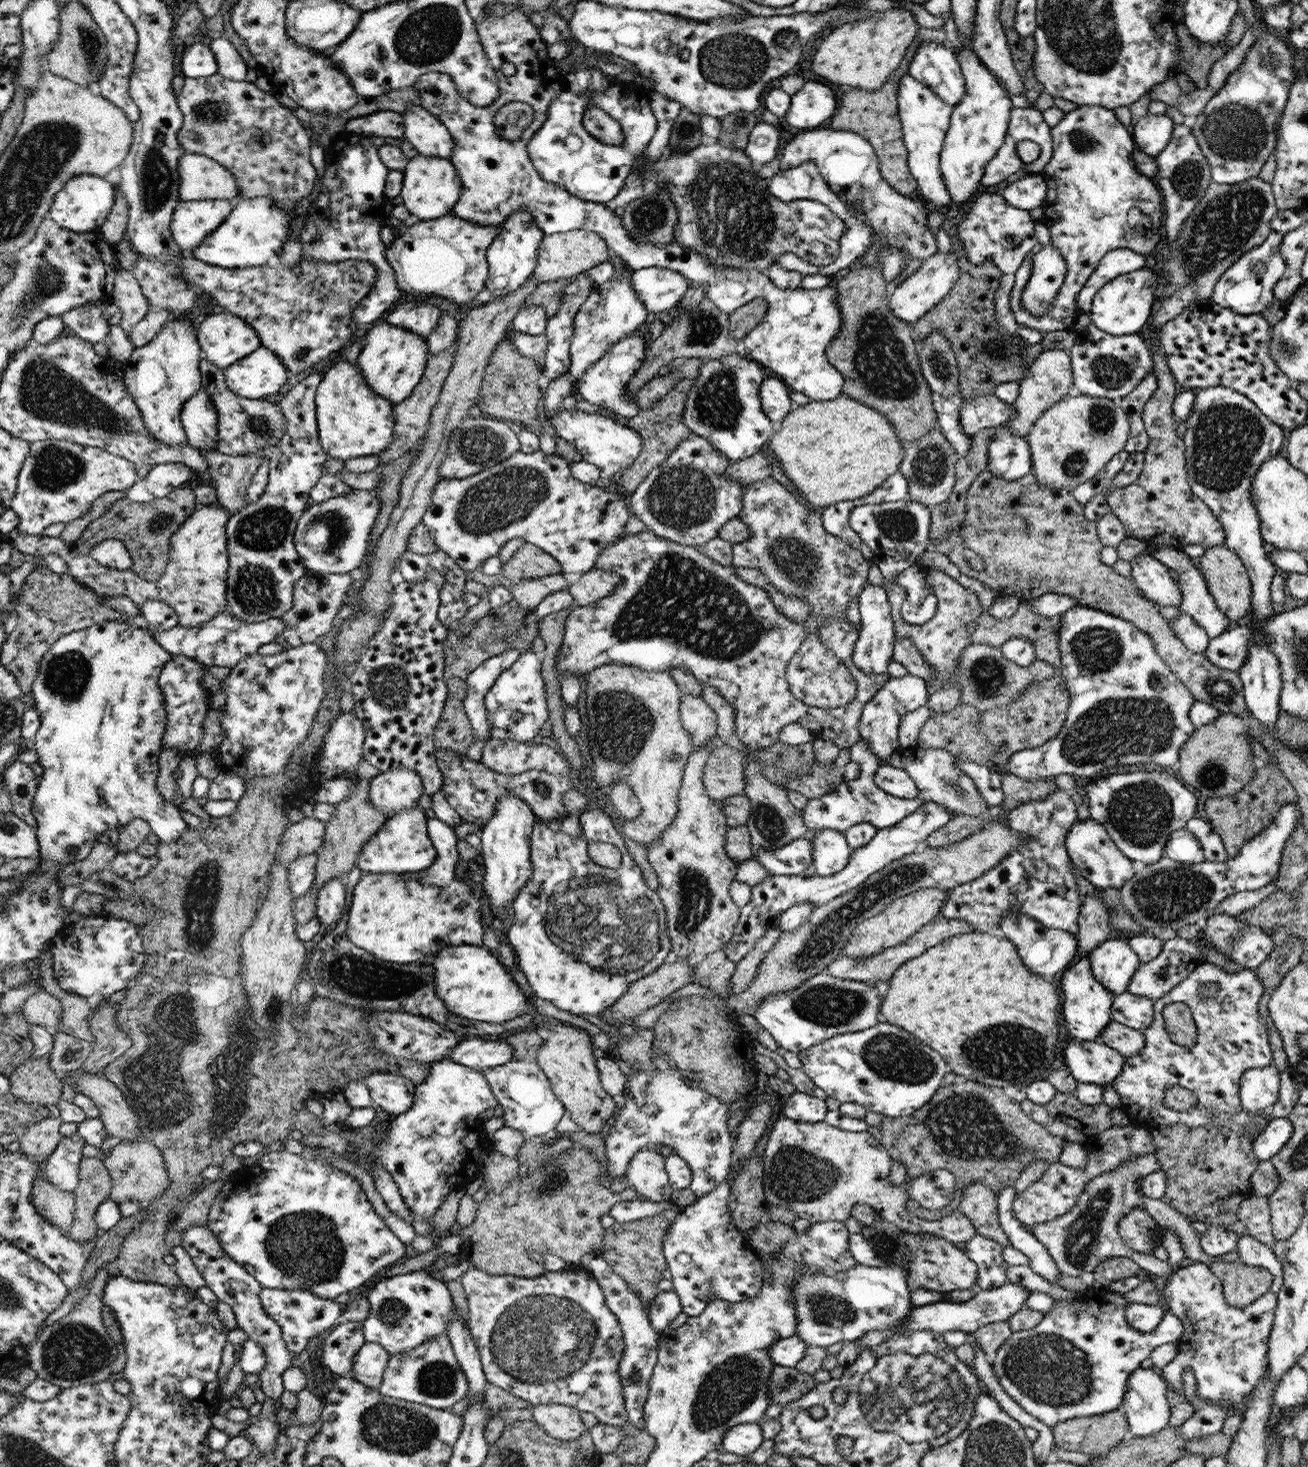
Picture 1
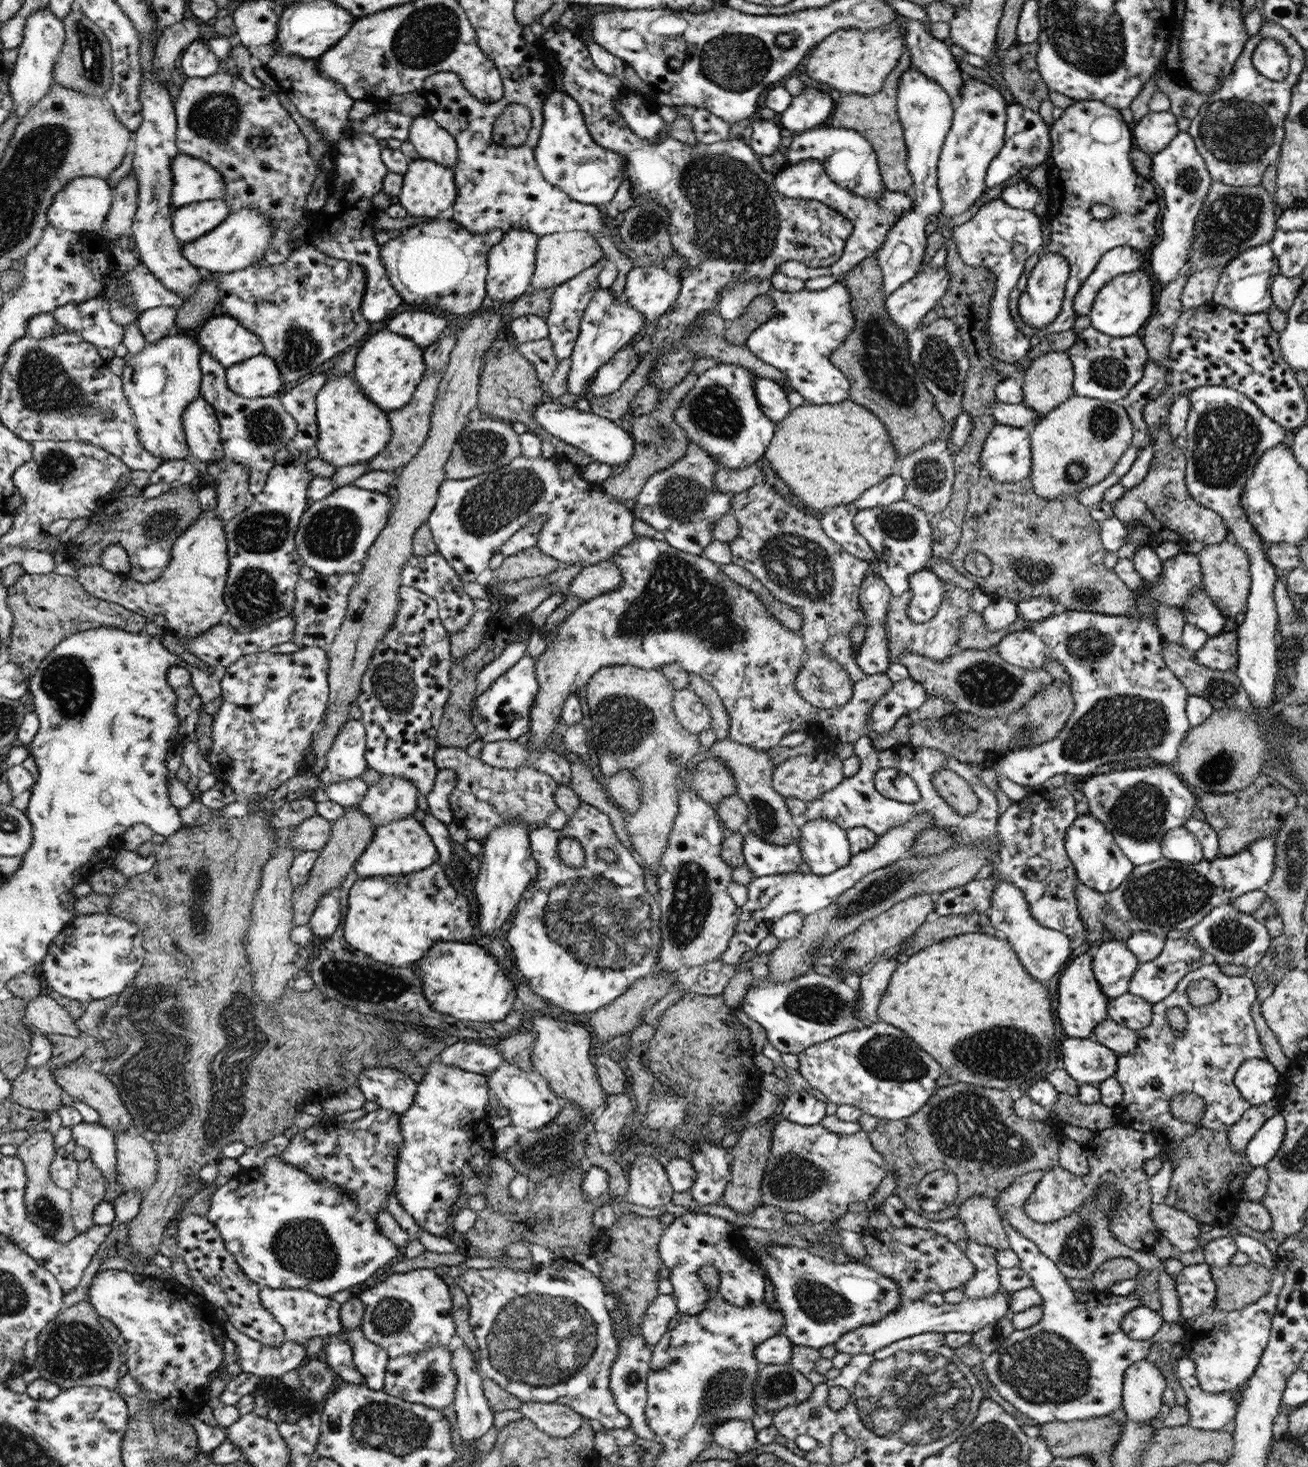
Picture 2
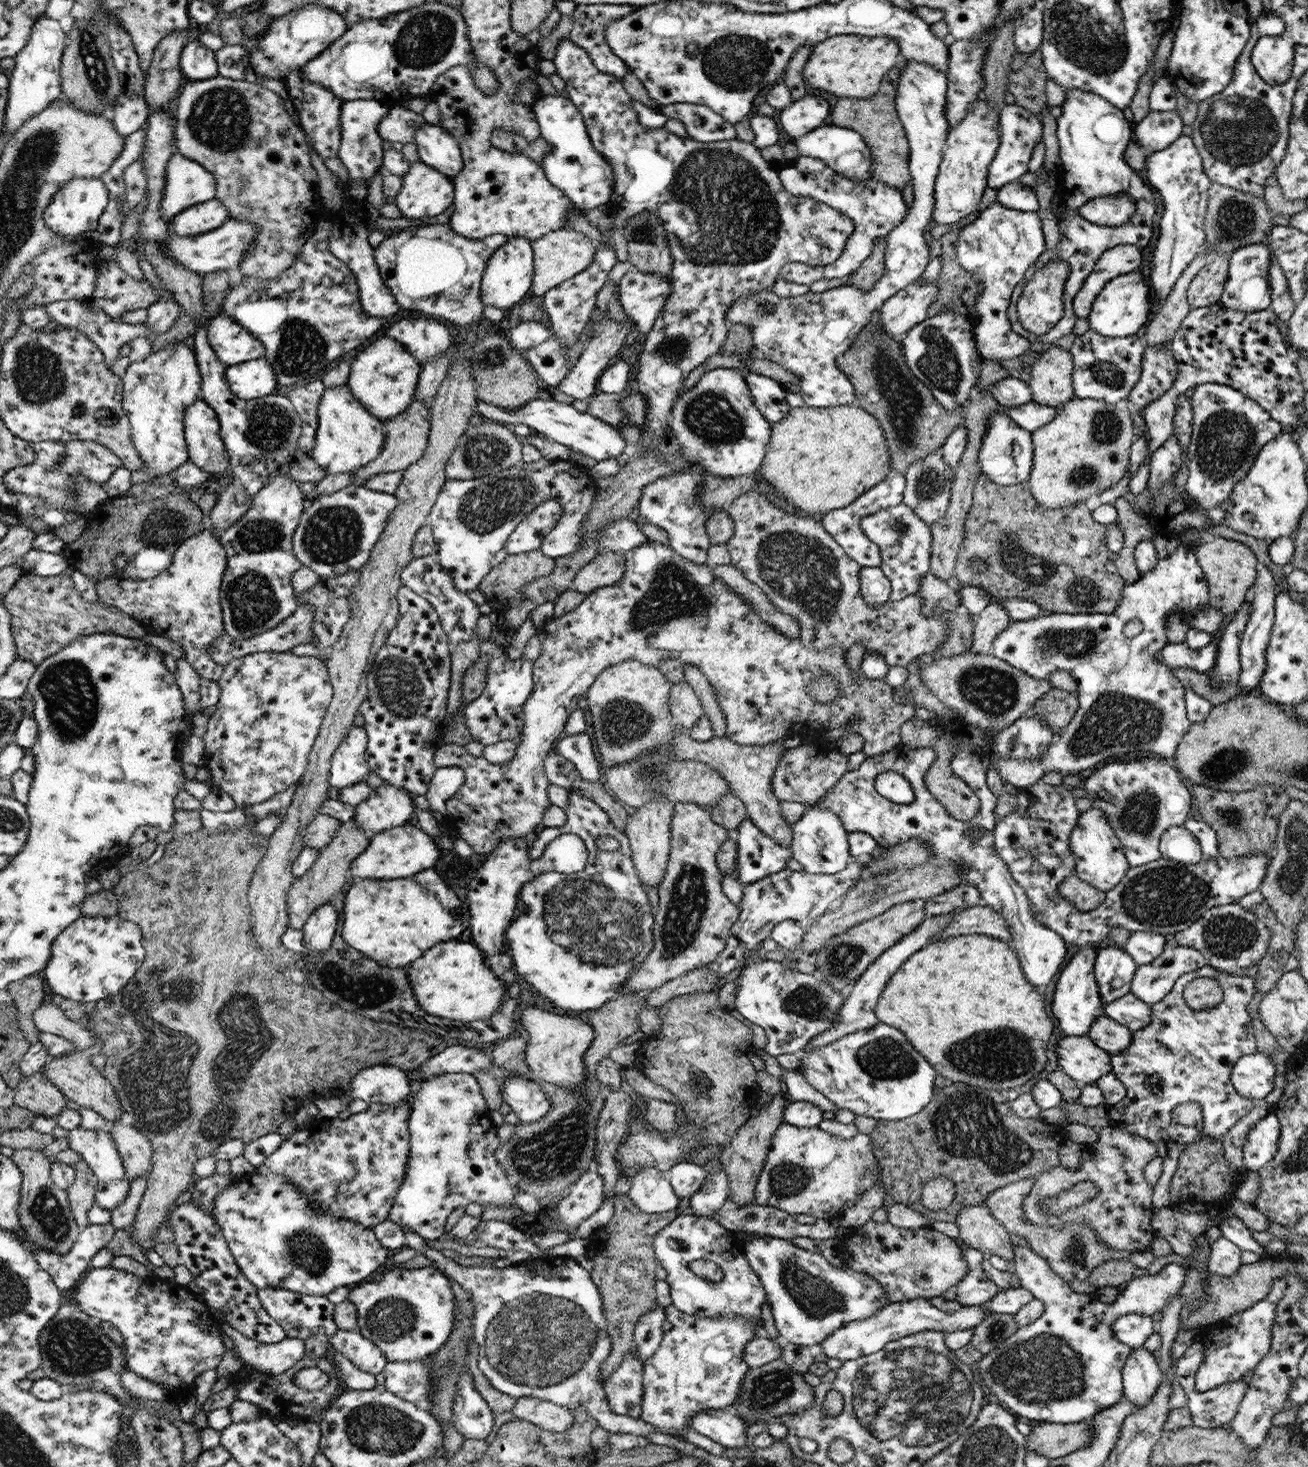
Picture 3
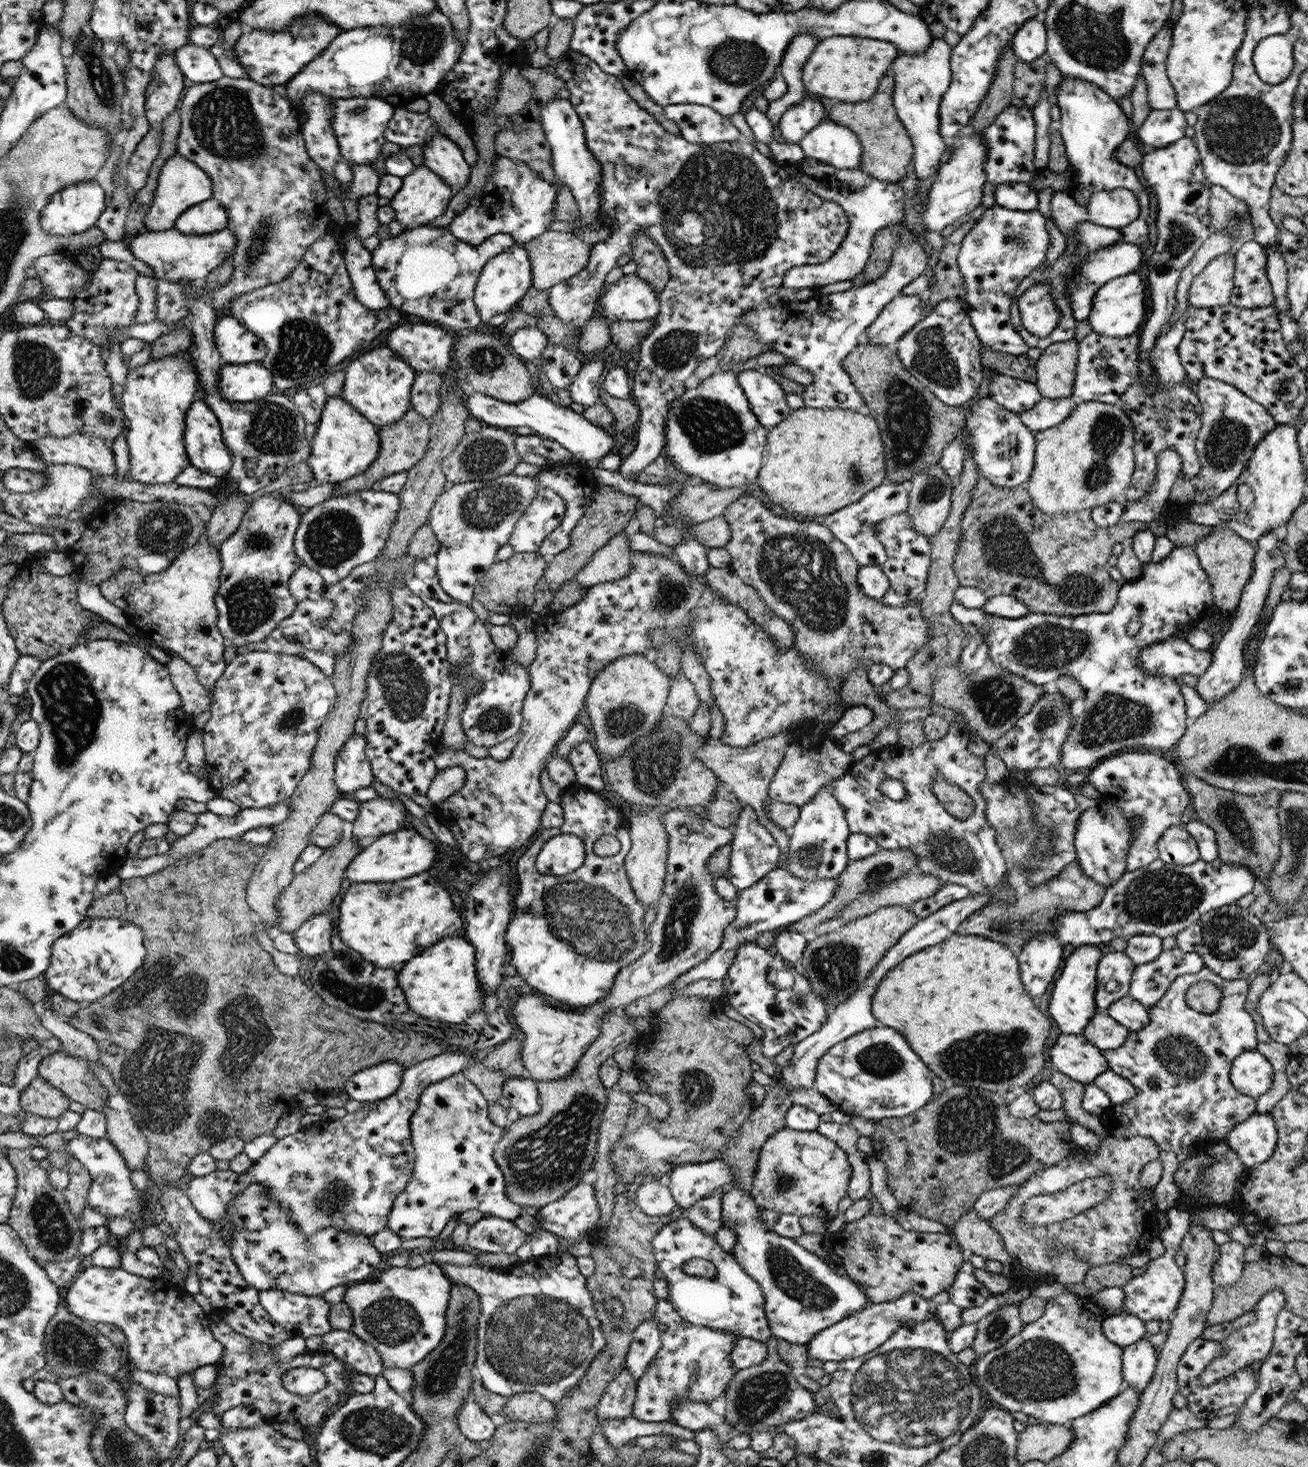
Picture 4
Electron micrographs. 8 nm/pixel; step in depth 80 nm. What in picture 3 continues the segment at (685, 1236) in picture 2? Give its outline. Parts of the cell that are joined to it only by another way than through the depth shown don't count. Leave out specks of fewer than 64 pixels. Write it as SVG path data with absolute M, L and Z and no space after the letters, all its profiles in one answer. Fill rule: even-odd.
M677 1215L668 1226L662 1228L653 1240L656 1258L667 1271L665 1281L671 1286L668 1301L680 1313L714 1319L716 1317L750 1319L759 1328L758 1336L763 1336L762 1306L767 1296L756 1272L748 1264L743 1254L744 1241L736 1240L732 1231L724 1228L714 1218L696 1215ZM694 1260L712 1260L722 1270L722 1280L712 1283L692 1273L688 1264Z

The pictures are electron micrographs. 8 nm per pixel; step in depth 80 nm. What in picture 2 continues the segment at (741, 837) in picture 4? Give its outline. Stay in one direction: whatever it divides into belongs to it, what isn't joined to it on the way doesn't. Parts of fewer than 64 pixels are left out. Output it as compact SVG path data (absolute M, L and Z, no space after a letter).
M743 828L744 865L751 868L753 876L770 876L798 871L803 862L802 847L798 841L788 846L764 842L759 835Z

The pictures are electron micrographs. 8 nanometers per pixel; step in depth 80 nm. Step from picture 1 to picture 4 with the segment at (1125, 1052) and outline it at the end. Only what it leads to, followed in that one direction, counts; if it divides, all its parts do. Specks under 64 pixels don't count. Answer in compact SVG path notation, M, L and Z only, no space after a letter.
M1097 1010L1084 1027L1084 1036L1100 1051L1116 1050L1124 1045L1130 1031L1106 1011Z

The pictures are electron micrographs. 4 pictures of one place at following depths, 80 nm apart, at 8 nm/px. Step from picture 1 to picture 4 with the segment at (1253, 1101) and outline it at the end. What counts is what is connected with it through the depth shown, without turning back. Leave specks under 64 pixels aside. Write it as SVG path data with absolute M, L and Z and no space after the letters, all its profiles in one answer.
M1258 1051L1240 1054L1232 1064L1230 1075L1236 1090L1255 1100L1266 1094L1274 1082L1272 1065Z

